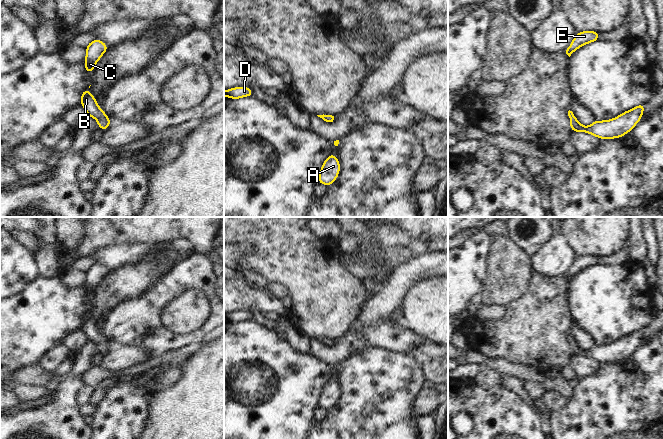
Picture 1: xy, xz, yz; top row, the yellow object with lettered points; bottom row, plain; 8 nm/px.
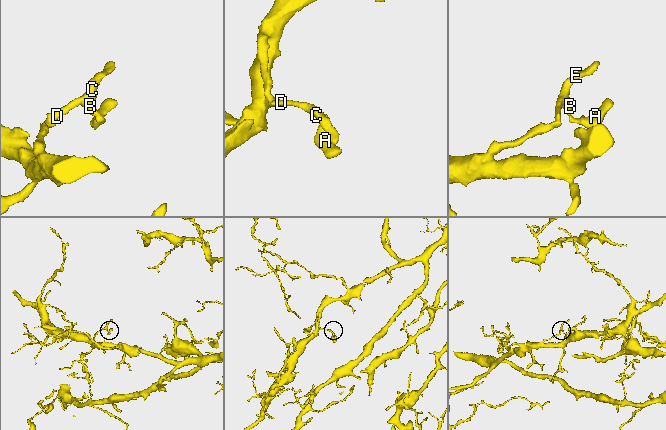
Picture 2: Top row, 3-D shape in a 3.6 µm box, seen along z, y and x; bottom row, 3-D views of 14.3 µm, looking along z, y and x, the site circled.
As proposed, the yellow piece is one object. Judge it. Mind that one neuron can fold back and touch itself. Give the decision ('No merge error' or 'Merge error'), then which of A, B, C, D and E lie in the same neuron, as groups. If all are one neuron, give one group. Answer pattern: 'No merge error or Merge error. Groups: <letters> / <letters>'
No merge error. Groups: A B C D E

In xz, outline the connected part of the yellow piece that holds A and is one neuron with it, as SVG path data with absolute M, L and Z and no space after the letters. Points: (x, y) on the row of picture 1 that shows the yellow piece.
M329 154L327 159L323 162L318 175L318 183L329 186L334 183L340 173L340 162L338 158Z

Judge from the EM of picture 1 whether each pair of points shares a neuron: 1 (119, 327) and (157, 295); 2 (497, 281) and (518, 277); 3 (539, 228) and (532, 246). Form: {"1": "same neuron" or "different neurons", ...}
{"1": "same neuron", "2": "same neuron", "3": "same neuron"}

